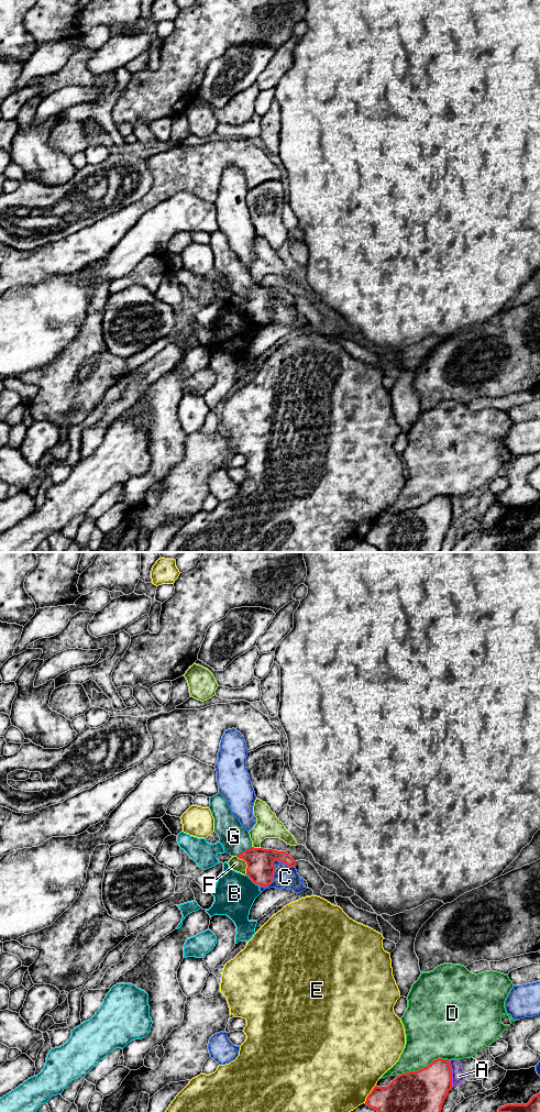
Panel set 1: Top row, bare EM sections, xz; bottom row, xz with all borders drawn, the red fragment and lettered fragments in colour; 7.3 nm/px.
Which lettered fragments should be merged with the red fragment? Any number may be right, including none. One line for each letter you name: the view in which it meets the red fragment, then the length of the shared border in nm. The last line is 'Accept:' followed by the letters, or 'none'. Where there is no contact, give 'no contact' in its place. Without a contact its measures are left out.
G: meets red in xz; contact 130 nm long
Accept: G

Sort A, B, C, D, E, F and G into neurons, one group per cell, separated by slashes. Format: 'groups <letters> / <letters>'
groups A / B / C / D / E / F / G

